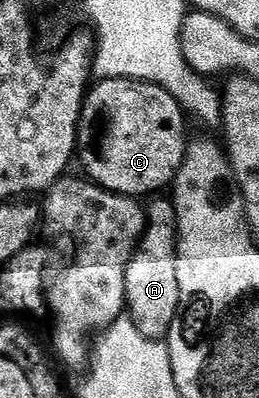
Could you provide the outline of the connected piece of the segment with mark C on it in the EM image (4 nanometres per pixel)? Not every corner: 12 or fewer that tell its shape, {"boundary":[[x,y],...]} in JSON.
{"boundary":[[161,86],[88,87],[77,160],[107,192],[154,197],[189,135]]}

